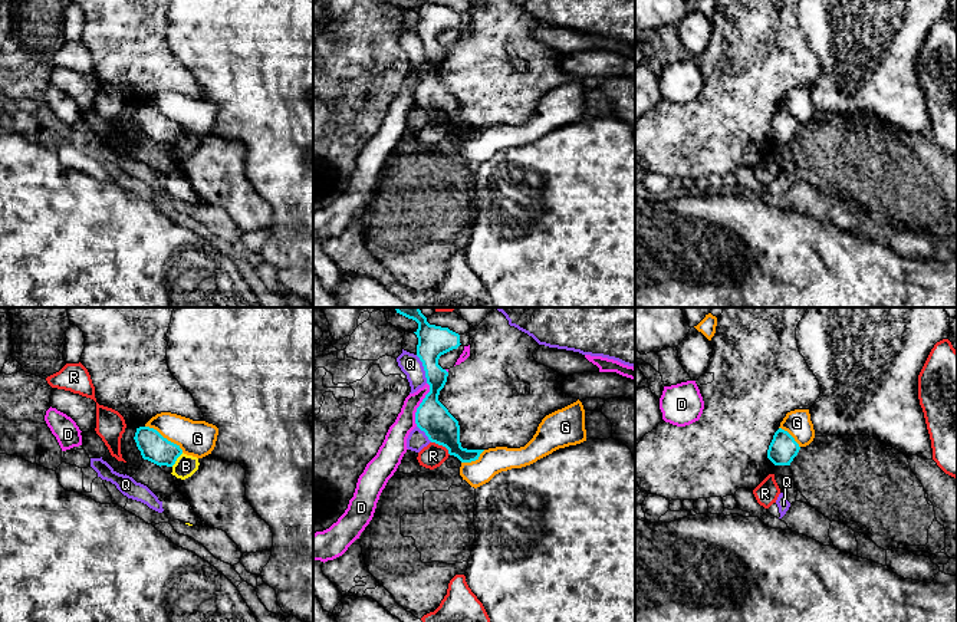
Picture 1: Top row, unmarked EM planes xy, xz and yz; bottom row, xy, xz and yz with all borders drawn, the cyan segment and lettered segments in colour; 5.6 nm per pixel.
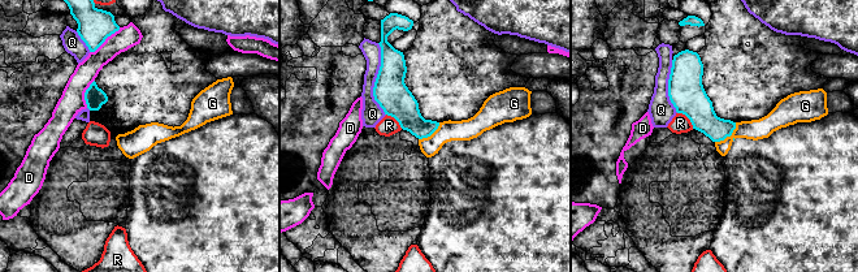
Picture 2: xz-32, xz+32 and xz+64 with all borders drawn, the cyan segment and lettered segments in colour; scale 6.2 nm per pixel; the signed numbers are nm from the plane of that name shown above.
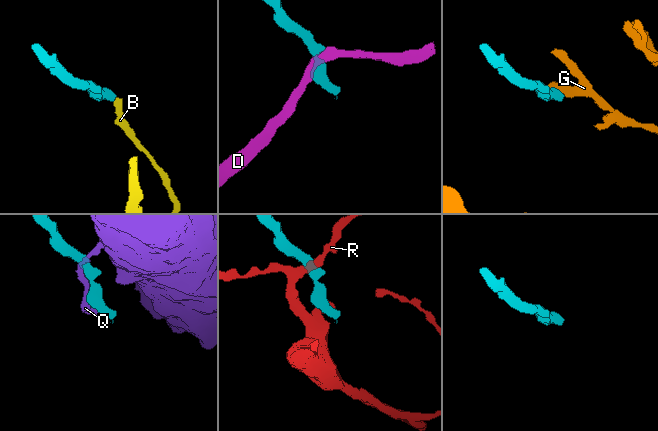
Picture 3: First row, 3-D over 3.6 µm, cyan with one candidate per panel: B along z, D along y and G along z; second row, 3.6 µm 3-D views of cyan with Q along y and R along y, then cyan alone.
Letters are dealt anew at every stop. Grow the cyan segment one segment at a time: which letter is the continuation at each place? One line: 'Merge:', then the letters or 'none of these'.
Merge: none of these

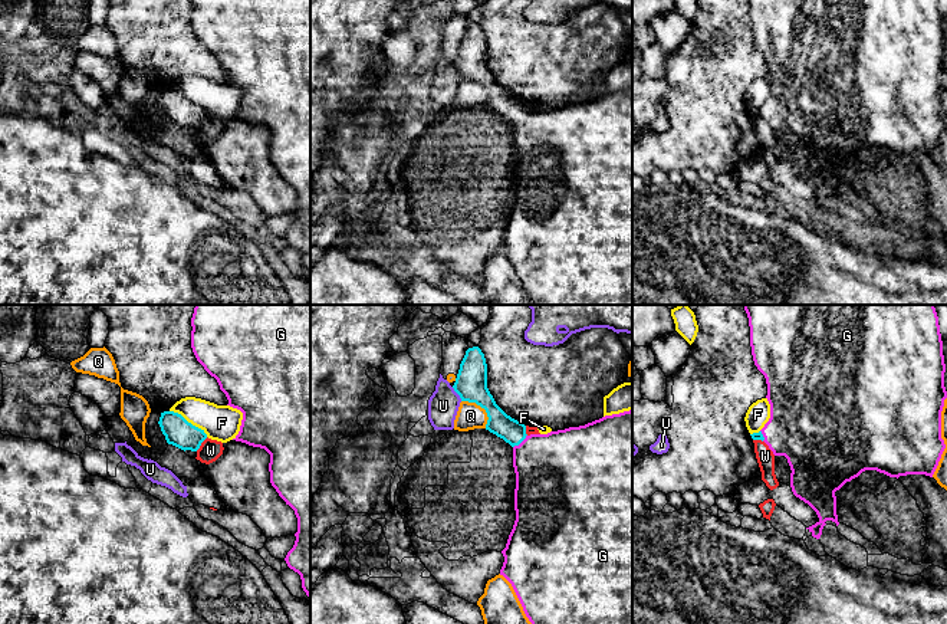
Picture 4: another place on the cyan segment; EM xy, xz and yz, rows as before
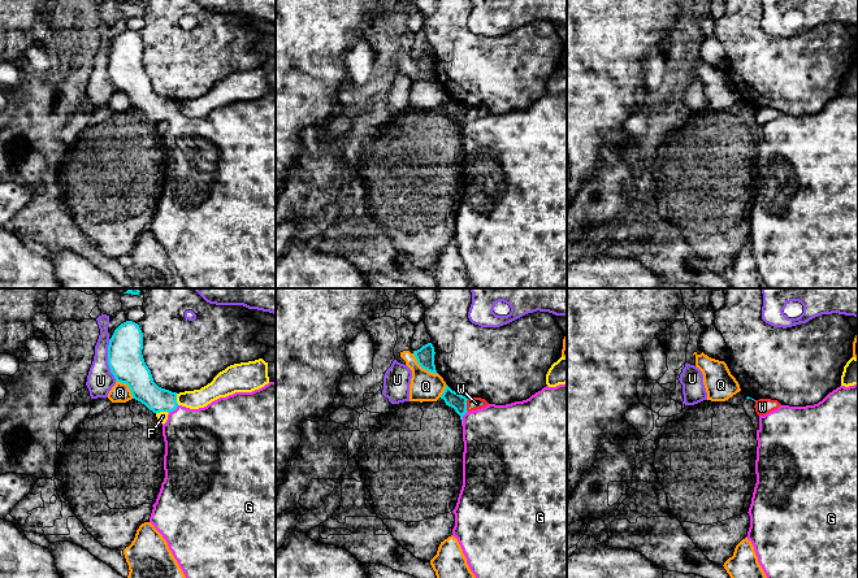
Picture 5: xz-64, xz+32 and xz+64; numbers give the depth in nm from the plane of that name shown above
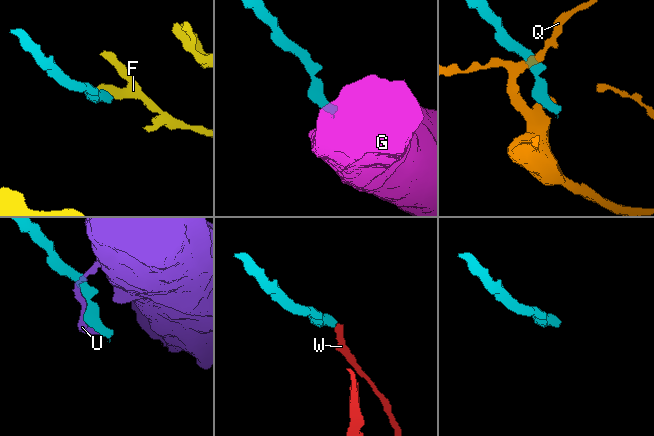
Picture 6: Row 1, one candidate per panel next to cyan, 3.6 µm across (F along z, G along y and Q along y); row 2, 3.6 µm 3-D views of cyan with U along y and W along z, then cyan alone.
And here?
Merge: G

